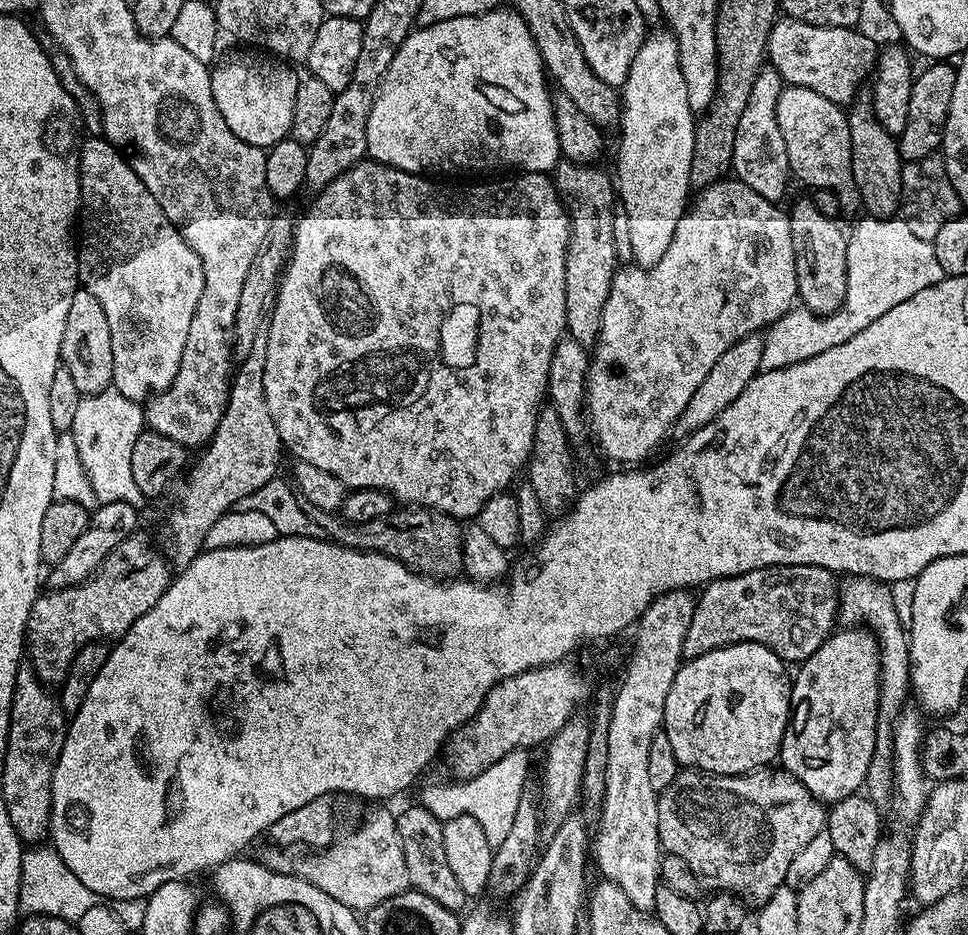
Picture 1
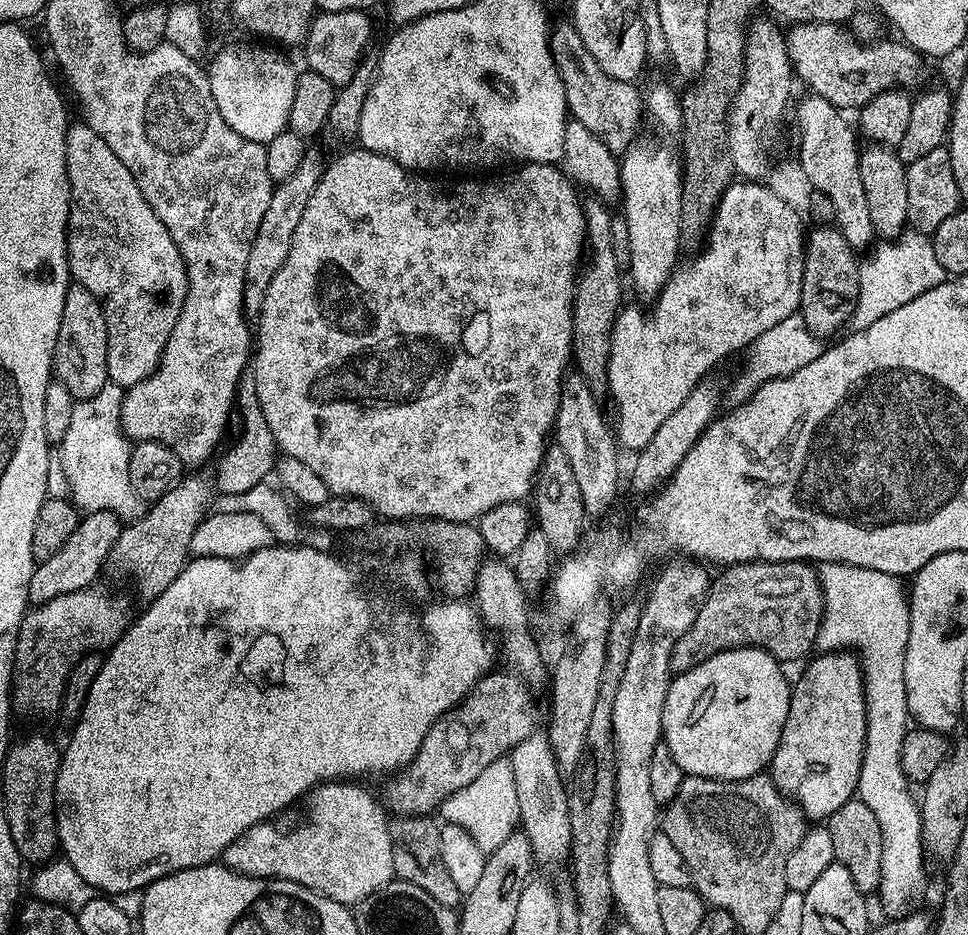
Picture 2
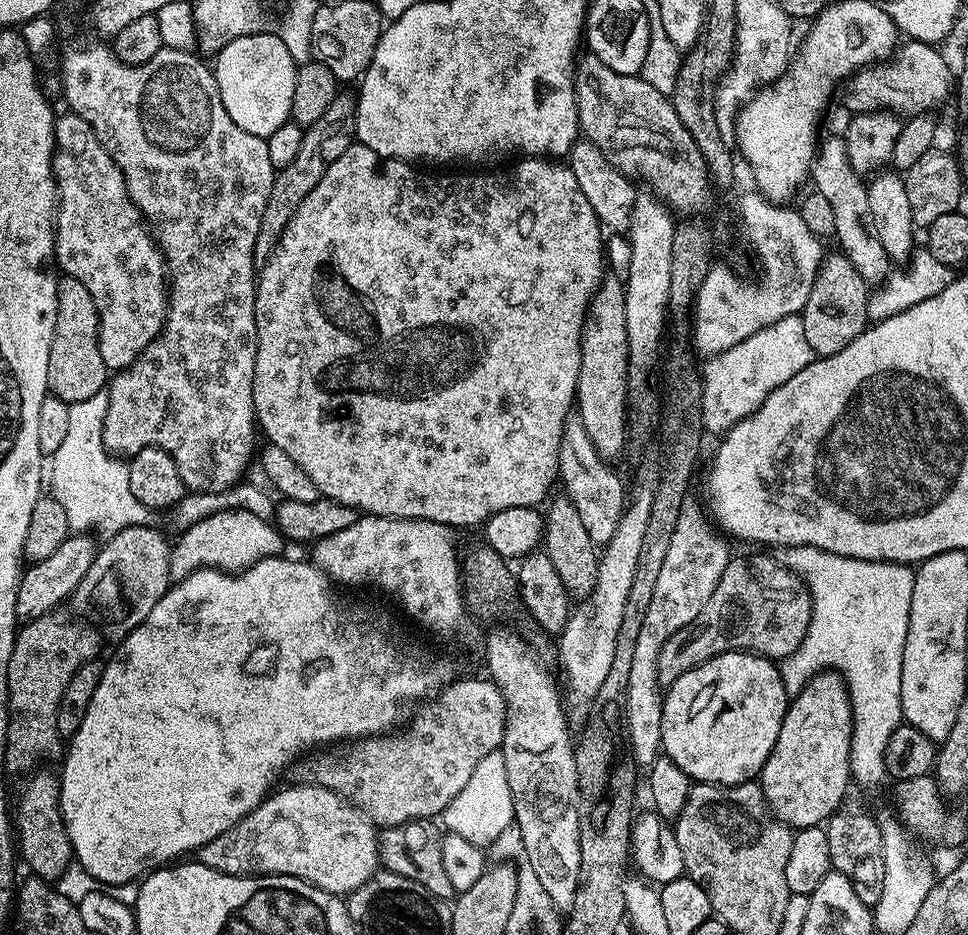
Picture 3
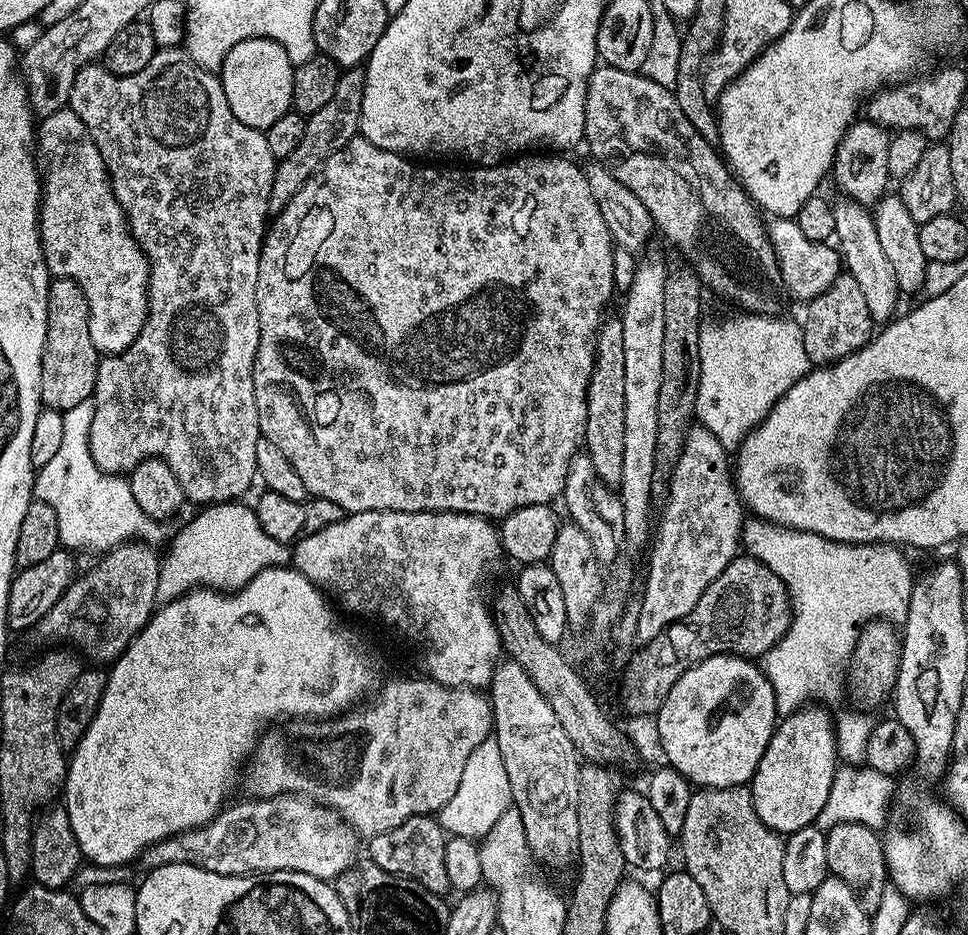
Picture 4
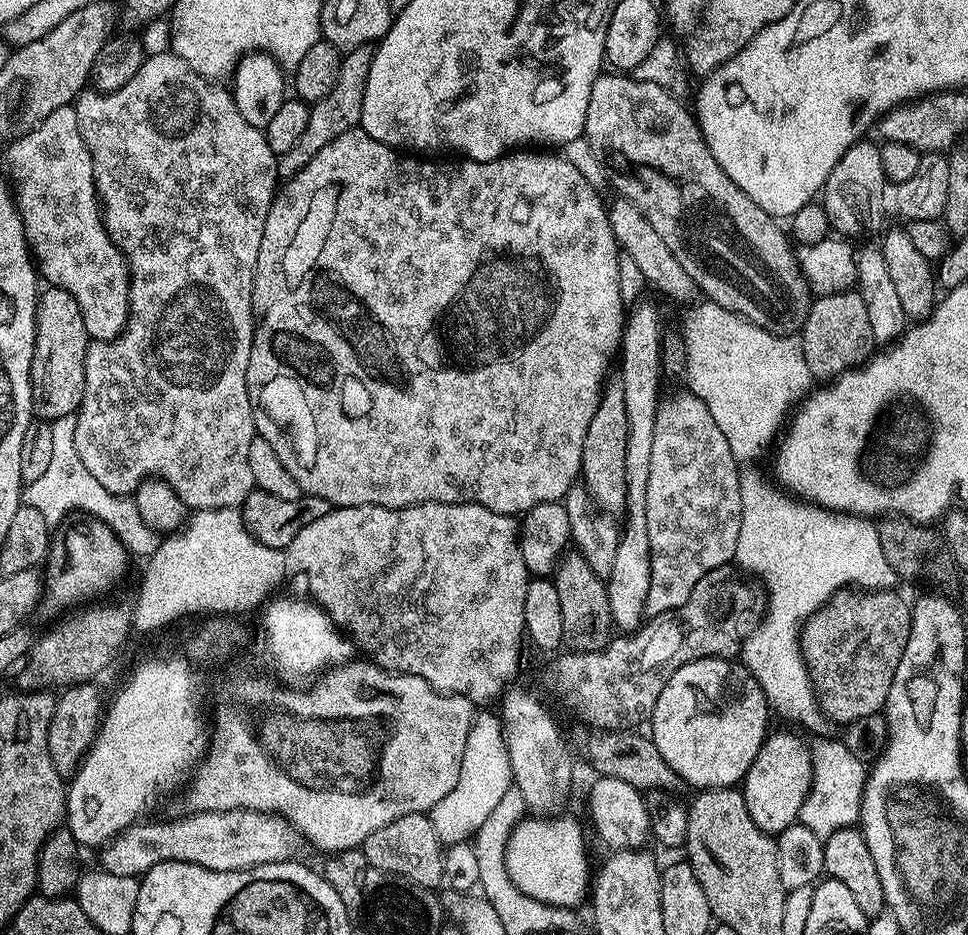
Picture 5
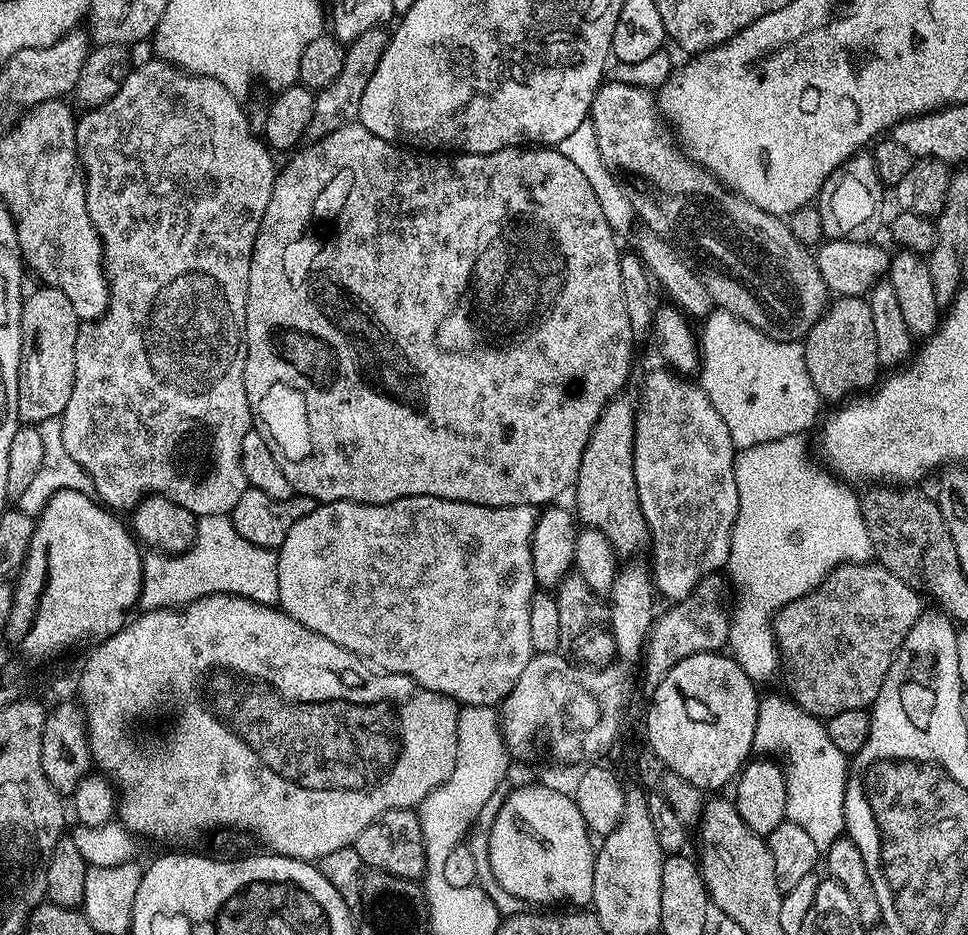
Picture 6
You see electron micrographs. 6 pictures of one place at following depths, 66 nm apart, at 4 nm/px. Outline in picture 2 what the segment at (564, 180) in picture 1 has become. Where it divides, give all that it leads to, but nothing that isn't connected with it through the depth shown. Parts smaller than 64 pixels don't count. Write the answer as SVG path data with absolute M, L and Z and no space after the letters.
M595 198L583 201L586 222L586 259L576 277L576 293L572 299L572 360L578 375L588 381L593 393L605 391L608 382L610 338L616 316L620 313L624 288L620 285L622 269L608 248L613 213L609 205Z

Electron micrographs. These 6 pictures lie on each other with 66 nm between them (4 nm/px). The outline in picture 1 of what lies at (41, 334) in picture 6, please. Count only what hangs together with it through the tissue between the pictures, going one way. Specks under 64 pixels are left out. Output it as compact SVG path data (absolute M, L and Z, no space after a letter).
M82 286L77 288L74 302L70 302L70 310L66 314L66 334L60 347L60 362L66 370L70 370L81 396L93 396L112 387L114 350L110 346L110 322L106 322L102 302L98 302L98 298Z

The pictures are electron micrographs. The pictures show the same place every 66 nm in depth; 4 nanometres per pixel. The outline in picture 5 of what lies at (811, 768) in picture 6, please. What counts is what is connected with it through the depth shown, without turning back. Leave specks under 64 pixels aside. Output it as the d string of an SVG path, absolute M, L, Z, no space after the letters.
M820 740L811 745L812 784L808 788L808 797L800 811L799 823L810 826L814 834L827 838L834 830L851 828L860 818L860 799L864 793L864 782L869 769L859 755L849 748L847 743L836 740Z

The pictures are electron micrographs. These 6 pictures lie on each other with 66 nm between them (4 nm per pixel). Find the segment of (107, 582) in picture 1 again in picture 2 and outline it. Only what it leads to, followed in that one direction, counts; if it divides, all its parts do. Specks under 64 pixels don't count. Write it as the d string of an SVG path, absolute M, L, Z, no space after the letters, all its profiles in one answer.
M100 587L74 590L74 594L58 594L58 598L50 598L50 602L29 607L24 613L22 626L18 630L14 683L11 690L15 707L17 704L36 716L59 713L60 700L64 697L64 687L70 670L74 670L76 663L86 654L107 653L127 632L130 623L127 602L122 597L115 596L110 589Z

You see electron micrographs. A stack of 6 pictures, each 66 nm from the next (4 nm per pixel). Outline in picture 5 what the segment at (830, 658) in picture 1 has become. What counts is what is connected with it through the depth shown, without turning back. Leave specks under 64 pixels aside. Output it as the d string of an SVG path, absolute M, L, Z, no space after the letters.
M776 732L765 736L758 758L750 762L742 781L746 810L754 818L754 826L769 834L779 834L797 823L808 788L812 784L812 750L796 732Z

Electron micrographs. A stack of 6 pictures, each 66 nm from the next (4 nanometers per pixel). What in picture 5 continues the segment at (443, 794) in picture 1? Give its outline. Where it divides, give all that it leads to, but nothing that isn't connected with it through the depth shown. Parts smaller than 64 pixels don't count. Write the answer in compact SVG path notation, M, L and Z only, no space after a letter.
M480 710L473 715L470 738L466 738L466 750L462 750L462 774L458 774L458 786L432 807L432 825L440 843L463 844L471 841L482 822L494 810L507 788L513 785L510 758L504 741L501 717L492 710Z

